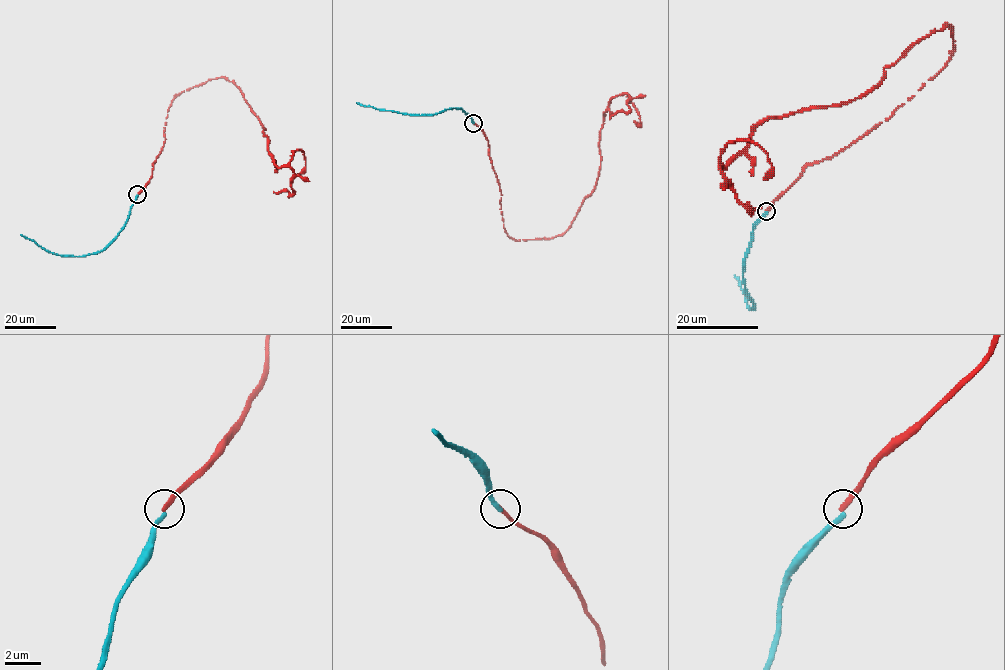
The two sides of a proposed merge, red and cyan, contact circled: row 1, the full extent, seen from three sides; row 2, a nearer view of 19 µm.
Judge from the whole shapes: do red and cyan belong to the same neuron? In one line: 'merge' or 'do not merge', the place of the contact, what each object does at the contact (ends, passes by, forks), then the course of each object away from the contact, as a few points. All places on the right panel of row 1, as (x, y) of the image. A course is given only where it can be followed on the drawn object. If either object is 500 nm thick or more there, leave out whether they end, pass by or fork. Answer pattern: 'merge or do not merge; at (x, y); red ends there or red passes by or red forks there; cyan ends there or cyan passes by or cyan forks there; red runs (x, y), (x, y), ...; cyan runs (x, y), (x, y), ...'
do not merge; at (766, 211); red ends there; cyan ends there; red runs (767, 211), (934, 76), (951, 27), (851, 100), (765, 119), (724, 168), (721, 150), (754, 142), (763, 179); cyan runs (767, 211), (754, 227), (744, 261), (744, 289), (753, 310), (734, 275)

